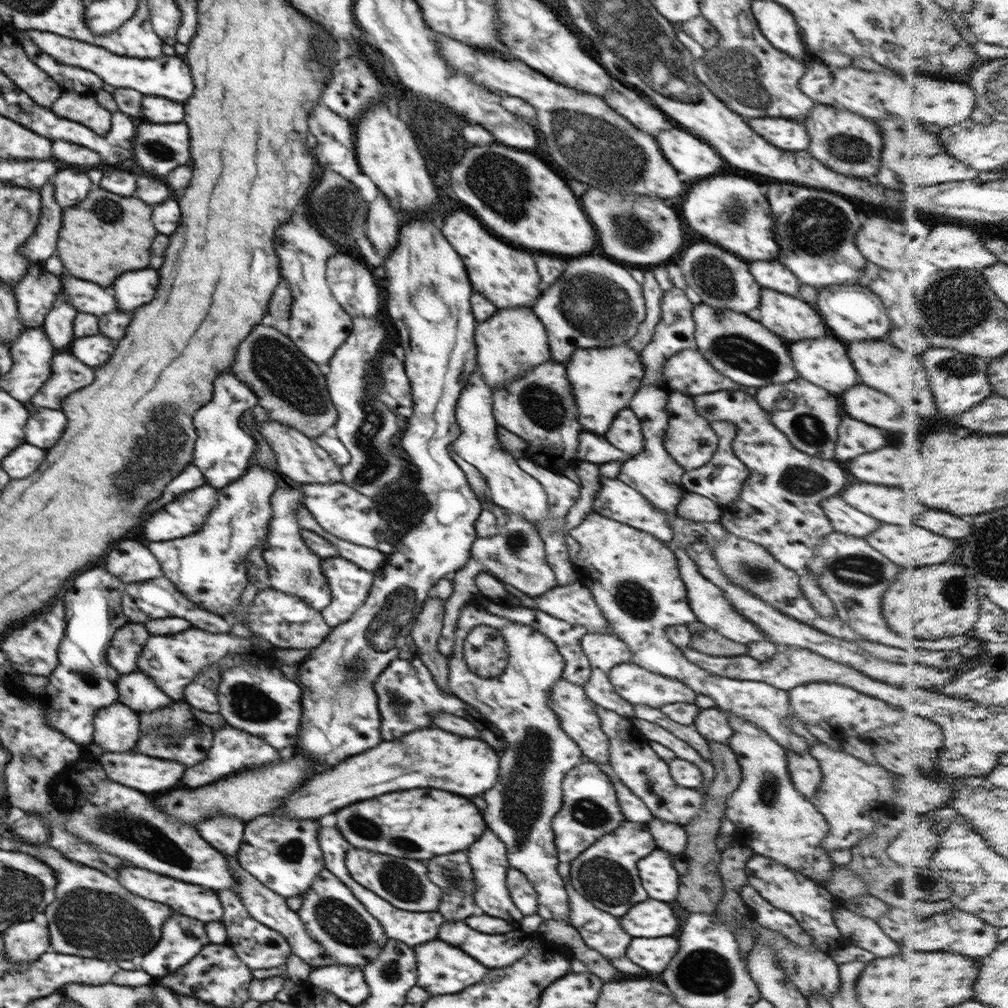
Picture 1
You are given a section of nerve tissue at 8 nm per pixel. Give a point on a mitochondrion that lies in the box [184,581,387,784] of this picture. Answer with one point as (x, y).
(251, 703)

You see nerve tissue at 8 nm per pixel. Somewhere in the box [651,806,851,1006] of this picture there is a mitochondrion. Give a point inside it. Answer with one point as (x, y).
(705, 972)

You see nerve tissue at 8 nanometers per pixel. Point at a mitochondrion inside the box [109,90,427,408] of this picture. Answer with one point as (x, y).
(163, 148)

